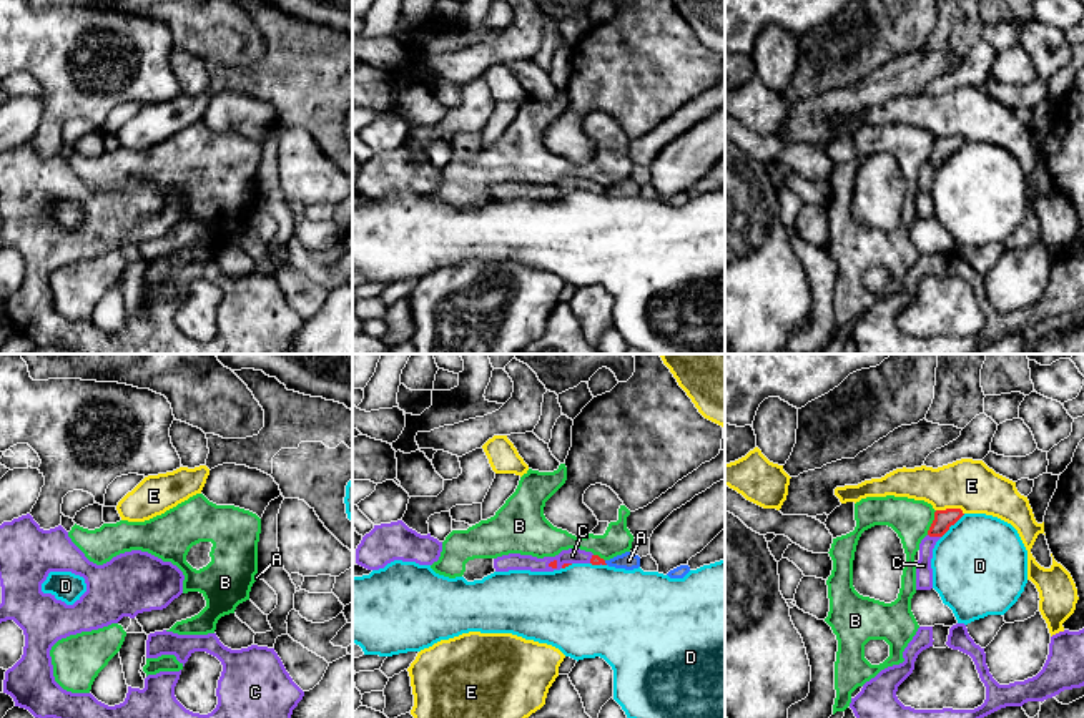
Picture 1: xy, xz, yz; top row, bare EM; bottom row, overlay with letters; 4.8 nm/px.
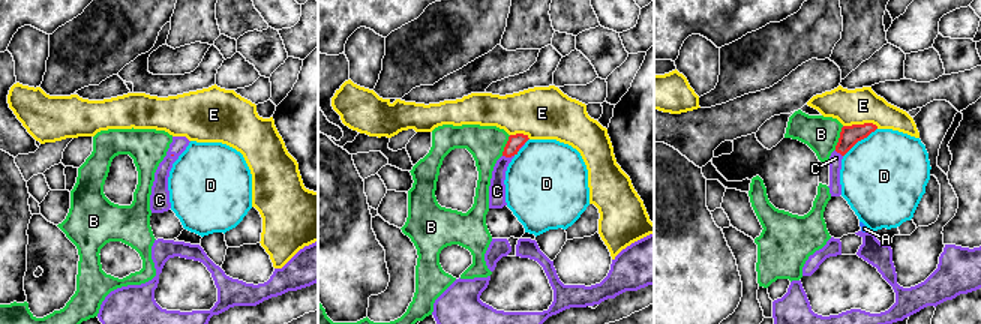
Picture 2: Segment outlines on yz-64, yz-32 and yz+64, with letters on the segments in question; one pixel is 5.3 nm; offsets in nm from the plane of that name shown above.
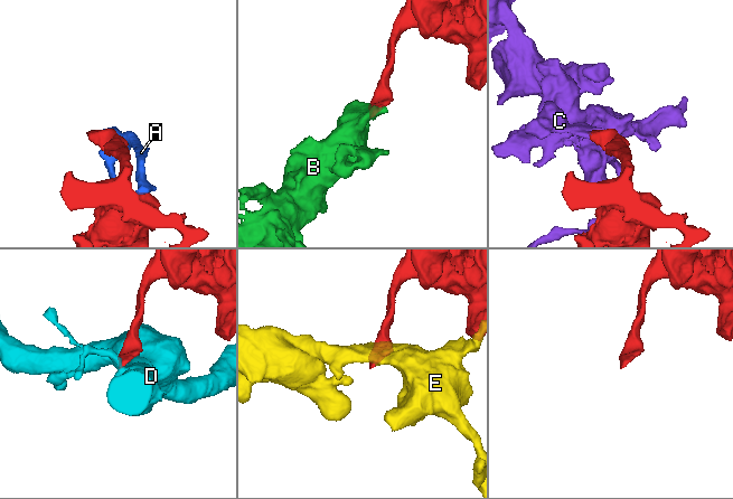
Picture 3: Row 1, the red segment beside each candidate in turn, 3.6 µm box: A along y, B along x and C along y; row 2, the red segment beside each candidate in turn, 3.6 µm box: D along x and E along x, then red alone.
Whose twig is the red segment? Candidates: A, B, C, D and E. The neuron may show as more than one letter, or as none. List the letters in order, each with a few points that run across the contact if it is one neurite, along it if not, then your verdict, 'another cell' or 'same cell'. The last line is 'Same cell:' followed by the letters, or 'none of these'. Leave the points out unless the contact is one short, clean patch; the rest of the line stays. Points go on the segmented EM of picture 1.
A: another cell
B: line yz (936, 511), (926, 534); another cell
C: line yz (943, 519), (935, 536), (926, 545), (923, 565); same cell
D: line yz (965, 514), (941, 537); another cell
E: line yz (936, 511), (960, 509), (963, 514); another cell
Same cell: C

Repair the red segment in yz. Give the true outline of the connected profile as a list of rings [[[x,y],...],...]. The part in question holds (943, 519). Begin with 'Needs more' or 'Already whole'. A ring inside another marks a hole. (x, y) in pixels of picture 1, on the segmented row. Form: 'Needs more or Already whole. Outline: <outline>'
Needs more. Outline: [[[961,509],[936,510],[928,535],[919,543],[919,560],[916,562],[916,590],[933,588],[933,548],[936,542],[963,517]]]

